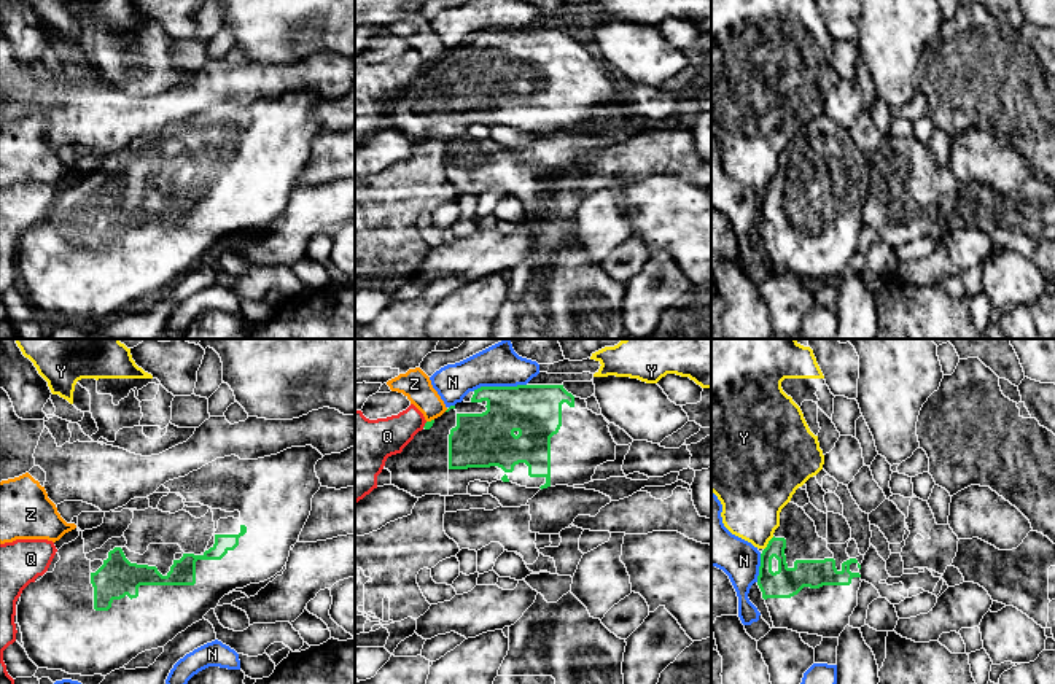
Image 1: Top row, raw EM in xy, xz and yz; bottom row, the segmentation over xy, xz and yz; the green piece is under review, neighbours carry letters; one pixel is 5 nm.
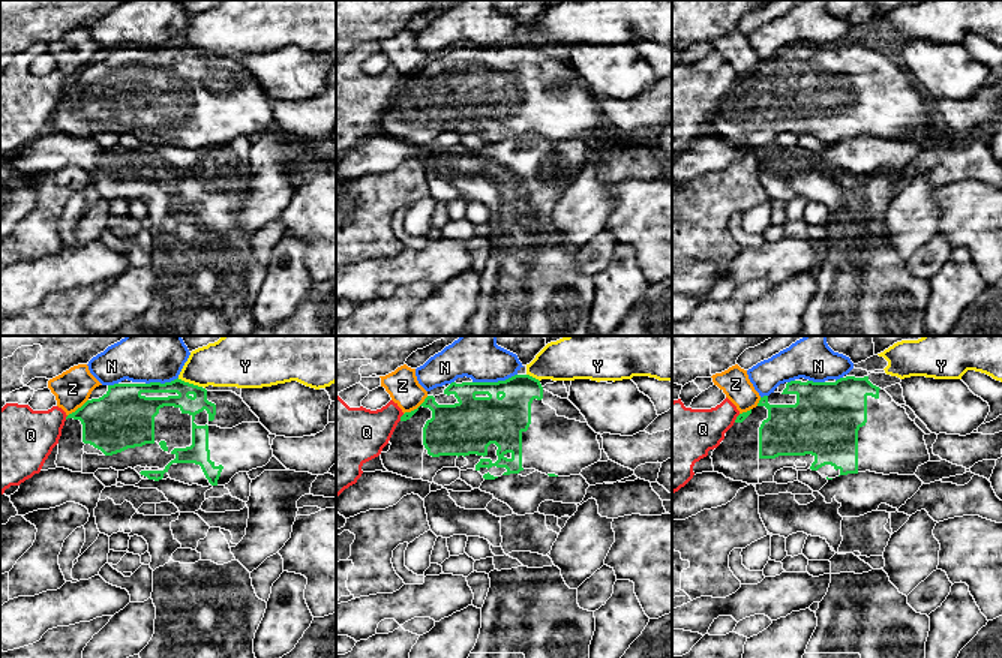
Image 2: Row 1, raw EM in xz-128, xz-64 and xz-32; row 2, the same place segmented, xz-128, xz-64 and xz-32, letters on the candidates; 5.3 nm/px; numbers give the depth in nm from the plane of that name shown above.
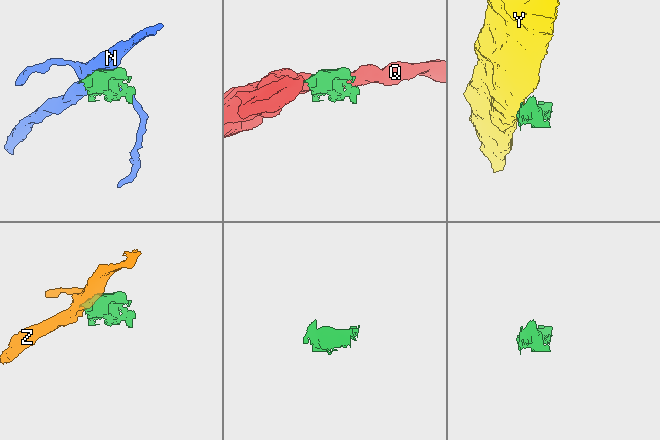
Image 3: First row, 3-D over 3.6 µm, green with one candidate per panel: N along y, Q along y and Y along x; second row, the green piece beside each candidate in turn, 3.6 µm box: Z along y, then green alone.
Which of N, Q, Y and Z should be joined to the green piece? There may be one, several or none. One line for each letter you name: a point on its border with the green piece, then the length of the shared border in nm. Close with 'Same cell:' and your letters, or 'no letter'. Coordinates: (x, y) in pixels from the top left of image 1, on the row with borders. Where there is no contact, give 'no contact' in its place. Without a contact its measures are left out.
Same cell: no letter

